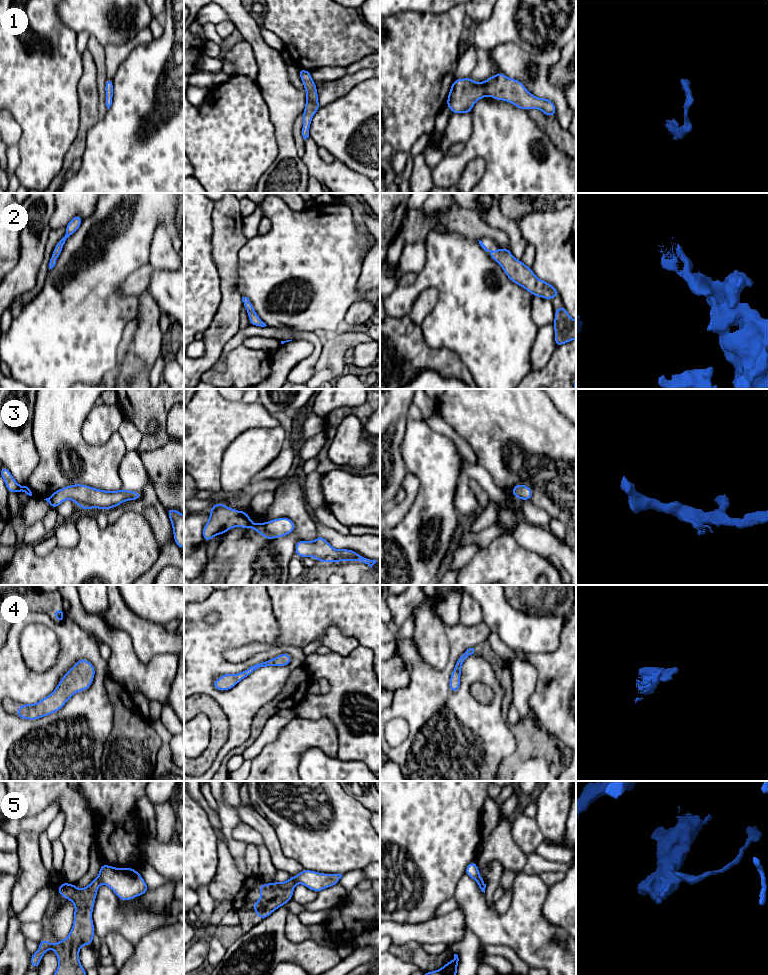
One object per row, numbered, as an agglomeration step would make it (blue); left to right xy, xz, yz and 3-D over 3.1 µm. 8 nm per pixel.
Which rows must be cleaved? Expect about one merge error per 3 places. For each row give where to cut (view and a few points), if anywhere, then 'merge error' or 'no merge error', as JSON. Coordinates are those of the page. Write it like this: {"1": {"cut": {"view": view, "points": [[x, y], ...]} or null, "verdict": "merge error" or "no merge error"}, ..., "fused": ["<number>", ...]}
{"1": {"cut": null, "verdict": "no merge error"}, "2": {"cut": null, "verdict": "no merge error"}, "3": {"cut": null, "verdict": "no merge error"}, "4": {"cut": null, "verdict": "no merge error"}, "5": {"cut": {"view": "xy", "points": [[97, 878], [101, 883]]}, "verdict": "merge error"}, "fused": ["5"]}

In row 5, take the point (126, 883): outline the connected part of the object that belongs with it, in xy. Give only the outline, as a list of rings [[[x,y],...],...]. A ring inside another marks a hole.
[[[102,864],[98,879],[123,901],[129,901],[149,890],[142,876],[134,868],[116,868]]]

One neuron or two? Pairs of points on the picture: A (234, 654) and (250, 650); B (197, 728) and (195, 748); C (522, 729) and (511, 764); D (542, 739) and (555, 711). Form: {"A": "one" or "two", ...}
{"A": "one", "B": "one", "C": "one", "D": "two"}

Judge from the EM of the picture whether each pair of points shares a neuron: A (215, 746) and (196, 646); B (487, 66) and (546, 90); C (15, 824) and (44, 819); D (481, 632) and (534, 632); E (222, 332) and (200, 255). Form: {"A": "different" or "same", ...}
{"A": "different", "B": "different", "C": "same", "D": "different", "E": "different"}

